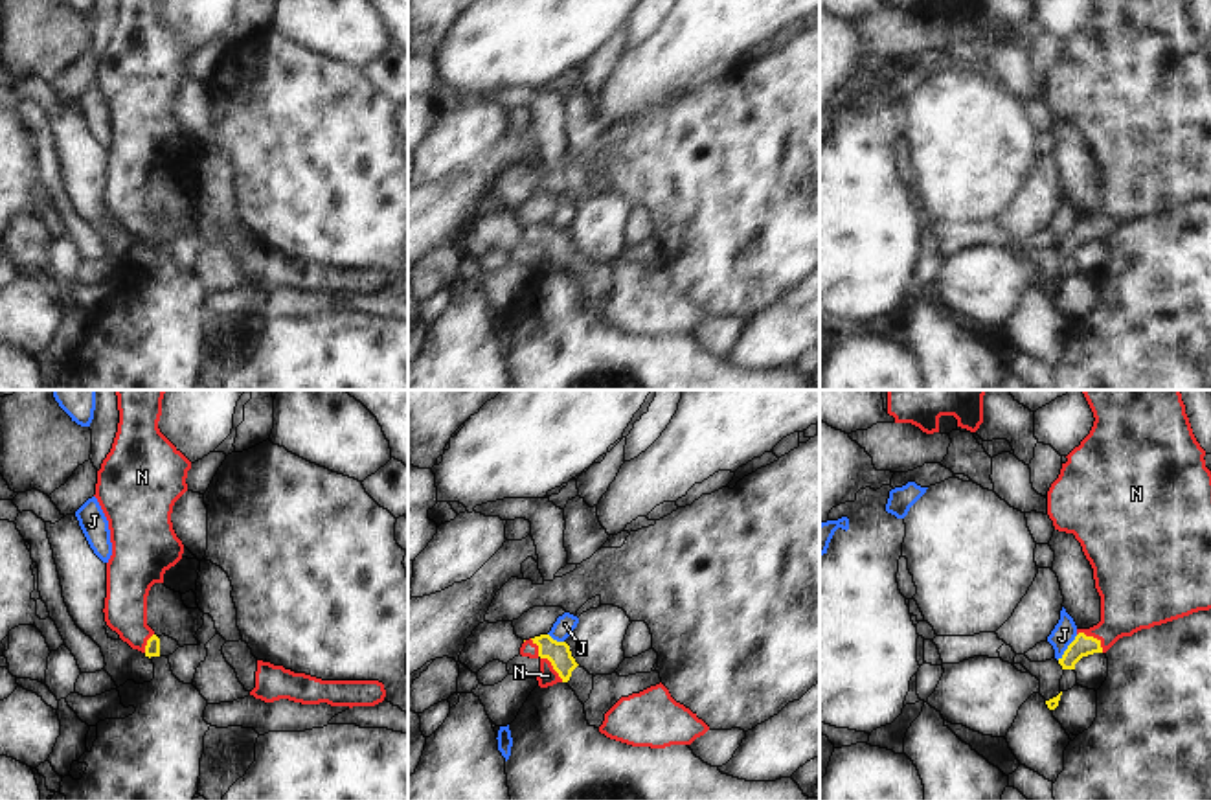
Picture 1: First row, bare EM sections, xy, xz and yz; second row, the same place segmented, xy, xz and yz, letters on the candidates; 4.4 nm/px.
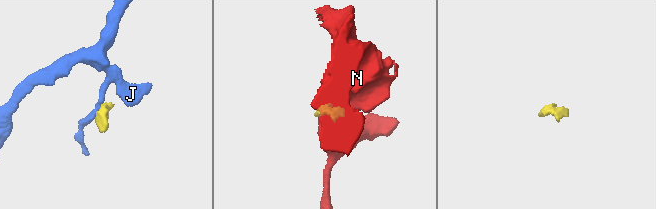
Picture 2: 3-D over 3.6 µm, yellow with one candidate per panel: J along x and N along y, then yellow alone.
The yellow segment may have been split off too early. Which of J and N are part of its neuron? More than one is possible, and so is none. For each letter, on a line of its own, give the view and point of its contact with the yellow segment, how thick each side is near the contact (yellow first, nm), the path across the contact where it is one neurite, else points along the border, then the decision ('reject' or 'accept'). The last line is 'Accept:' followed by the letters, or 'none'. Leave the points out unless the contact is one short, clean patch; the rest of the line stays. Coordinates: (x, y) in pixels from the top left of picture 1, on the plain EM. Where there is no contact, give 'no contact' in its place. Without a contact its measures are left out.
J: contact yz (1068, 236); calibres 90 and 100 nm; border yz (1077, 223), (1057, 247); reject
N: contact xz (546, 245); calibres 100 and 80 nm; way xz (557, 241), (546, 245), (548, 263); accept
Accept: N

